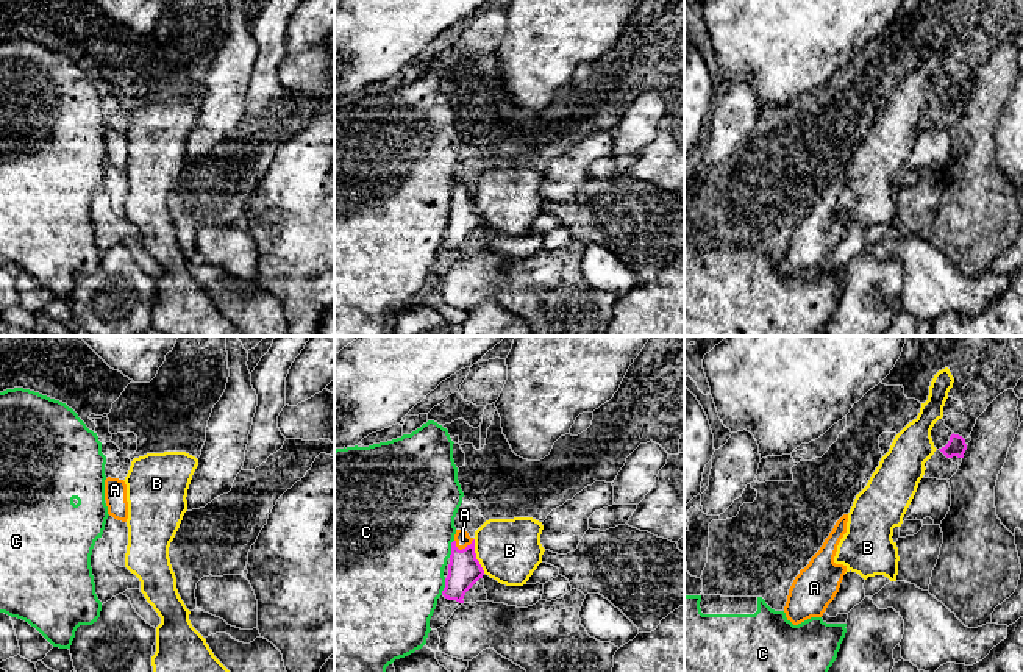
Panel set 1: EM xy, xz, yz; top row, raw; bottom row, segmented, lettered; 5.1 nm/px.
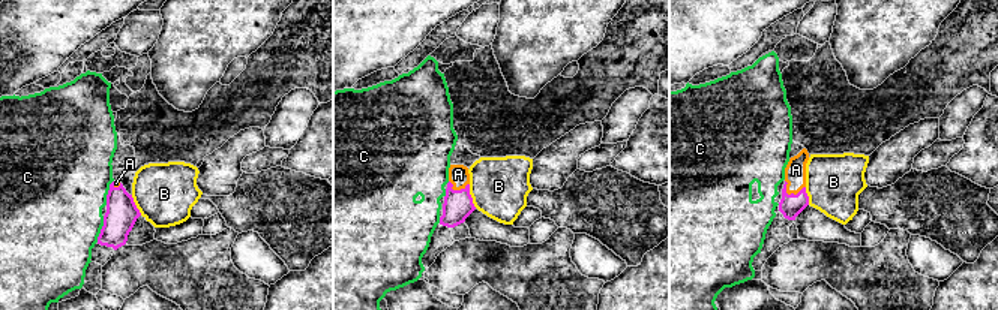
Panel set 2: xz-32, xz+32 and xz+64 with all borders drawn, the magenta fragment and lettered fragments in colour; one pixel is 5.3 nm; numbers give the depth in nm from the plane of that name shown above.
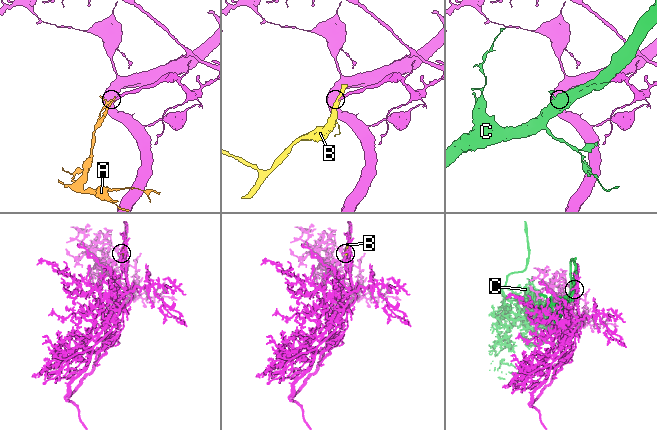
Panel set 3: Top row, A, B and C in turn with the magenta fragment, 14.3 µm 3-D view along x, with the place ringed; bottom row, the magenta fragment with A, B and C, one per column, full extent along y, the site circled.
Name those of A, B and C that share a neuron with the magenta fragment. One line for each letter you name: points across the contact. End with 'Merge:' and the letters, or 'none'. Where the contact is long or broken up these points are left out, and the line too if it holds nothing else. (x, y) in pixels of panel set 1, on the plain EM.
Merge: A

